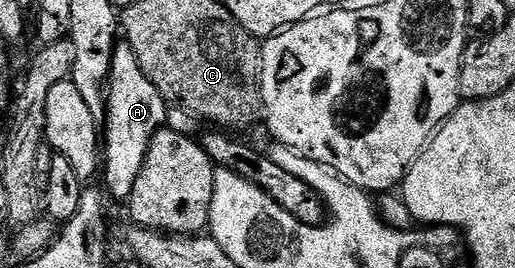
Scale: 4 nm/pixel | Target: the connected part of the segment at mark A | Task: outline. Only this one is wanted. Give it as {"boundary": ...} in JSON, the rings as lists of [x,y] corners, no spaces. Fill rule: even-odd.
{"boundary":[[[127,43],[117,44],[111,63],[111,77],[108,82],[108,109],[105,112],[105,125],[102,135],[102,171],[105,188],[112,196],[126,201],[132,195],[137,175],[145,163],[150,141],[167,124],[170,110],[166,99],[158,93],[157,87],[134,57],[133,49]]]}

